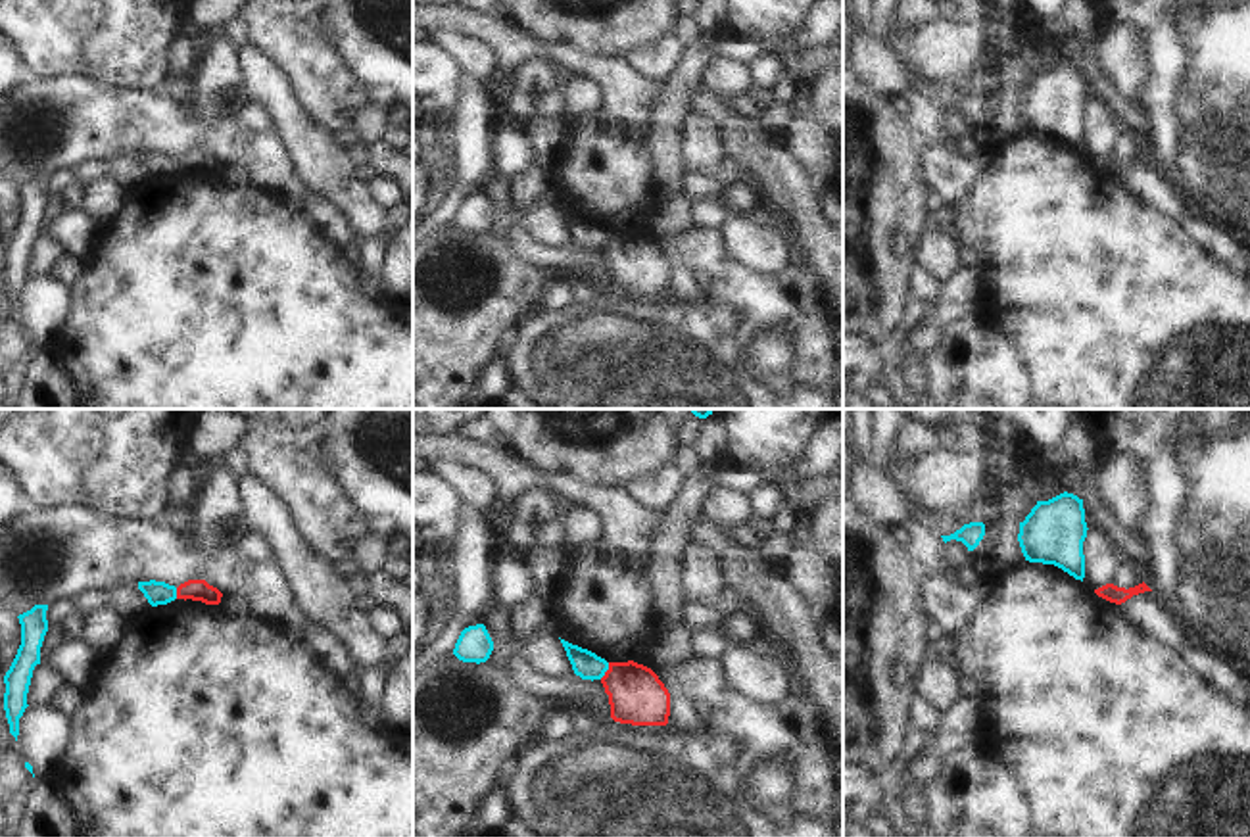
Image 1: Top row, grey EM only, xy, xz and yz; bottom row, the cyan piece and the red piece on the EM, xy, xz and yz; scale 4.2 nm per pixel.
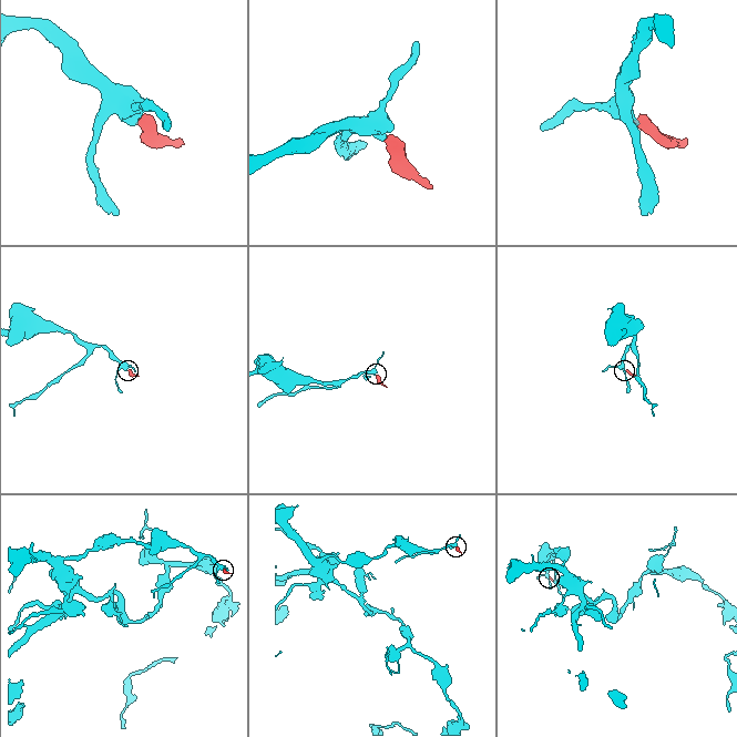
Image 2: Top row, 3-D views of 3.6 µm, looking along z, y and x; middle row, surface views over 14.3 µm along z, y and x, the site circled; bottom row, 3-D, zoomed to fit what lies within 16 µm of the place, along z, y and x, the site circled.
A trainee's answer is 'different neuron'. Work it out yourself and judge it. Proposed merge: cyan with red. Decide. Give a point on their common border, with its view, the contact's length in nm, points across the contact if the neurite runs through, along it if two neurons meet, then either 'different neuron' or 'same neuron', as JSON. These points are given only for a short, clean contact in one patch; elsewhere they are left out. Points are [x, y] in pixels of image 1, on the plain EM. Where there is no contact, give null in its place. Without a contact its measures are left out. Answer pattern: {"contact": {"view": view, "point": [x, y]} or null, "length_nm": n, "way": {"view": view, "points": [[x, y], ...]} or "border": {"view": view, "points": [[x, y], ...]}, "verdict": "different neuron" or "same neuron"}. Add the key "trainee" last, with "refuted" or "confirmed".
{"contact": {"view": "xz", "point": [607, 239]}, "length_nm": 80, "way": {"view": "xz", "points": [[586, 235], [607, 239], [636, 265]]}, "verdict": "same neuron", "trainee": "refuted"}

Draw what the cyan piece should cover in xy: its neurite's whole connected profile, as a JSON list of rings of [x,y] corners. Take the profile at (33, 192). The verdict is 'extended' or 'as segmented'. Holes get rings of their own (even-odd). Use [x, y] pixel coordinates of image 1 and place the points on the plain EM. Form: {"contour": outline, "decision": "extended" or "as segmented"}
{"contour": [[[35,175],[31,180],[17,186],[21,194],[21,215],[4,246],[4,280],[10,294],[10,303],[15,307],[15,311],[19,305],[19,288],[29,276],[27,263],[33,240],[36,234],[40,234],[40,217],[48,202],[46,180],[48,175]]], "decision": "as segmented"}

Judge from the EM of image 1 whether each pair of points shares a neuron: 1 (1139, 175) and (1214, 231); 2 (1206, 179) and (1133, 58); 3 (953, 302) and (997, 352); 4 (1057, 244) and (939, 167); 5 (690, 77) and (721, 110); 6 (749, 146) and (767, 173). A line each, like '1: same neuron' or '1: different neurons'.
1: same neuron
2: different neurons
3: different neurons
4: different neurons
5: different neurons
6: same neuron

